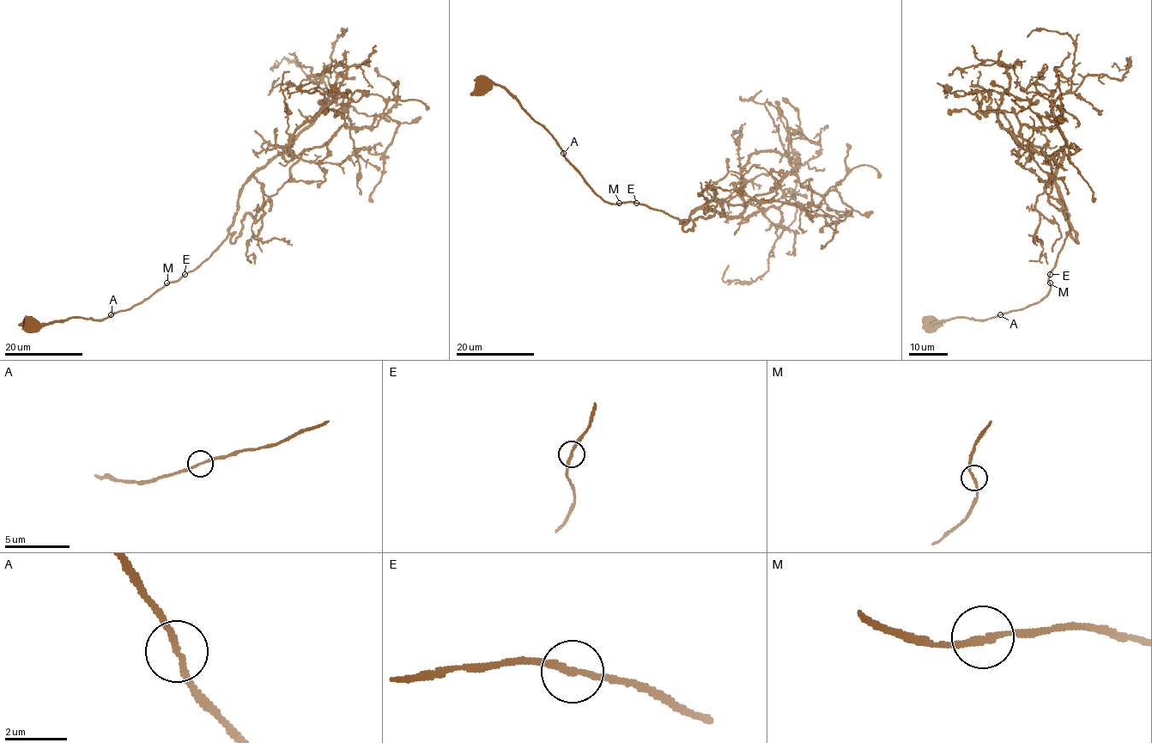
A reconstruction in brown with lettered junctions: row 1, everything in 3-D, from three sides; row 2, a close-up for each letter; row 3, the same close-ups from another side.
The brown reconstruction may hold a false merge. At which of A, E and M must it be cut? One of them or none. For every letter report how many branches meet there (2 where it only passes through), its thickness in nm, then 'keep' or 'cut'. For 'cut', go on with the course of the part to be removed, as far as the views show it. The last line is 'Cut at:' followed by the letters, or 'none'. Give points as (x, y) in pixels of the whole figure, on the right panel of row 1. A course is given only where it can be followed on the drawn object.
A: 2 | 180 nm | keep
E: 2 | 170 nm | keep
M: 2 | 170 nm | keep
Cut at: none

